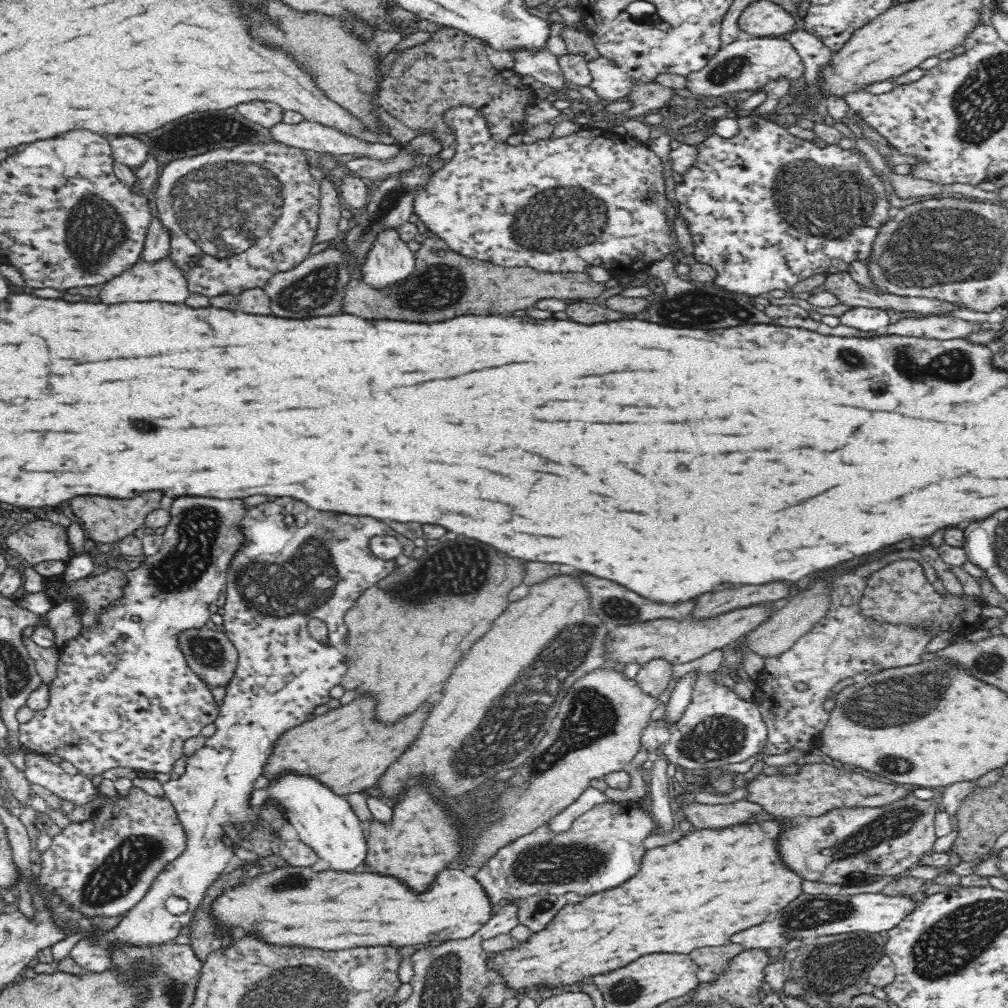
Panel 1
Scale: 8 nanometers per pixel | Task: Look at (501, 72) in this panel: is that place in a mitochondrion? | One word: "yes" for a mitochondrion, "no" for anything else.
no

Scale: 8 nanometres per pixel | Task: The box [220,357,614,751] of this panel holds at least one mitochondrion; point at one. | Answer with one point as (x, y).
(305, 581)

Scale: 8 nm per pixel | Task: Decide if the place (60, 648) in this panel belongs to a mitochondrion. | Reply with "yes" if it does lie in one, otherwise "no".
no

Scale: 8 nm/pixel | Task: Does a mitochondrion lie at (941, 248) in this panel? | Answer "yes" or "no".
yes

